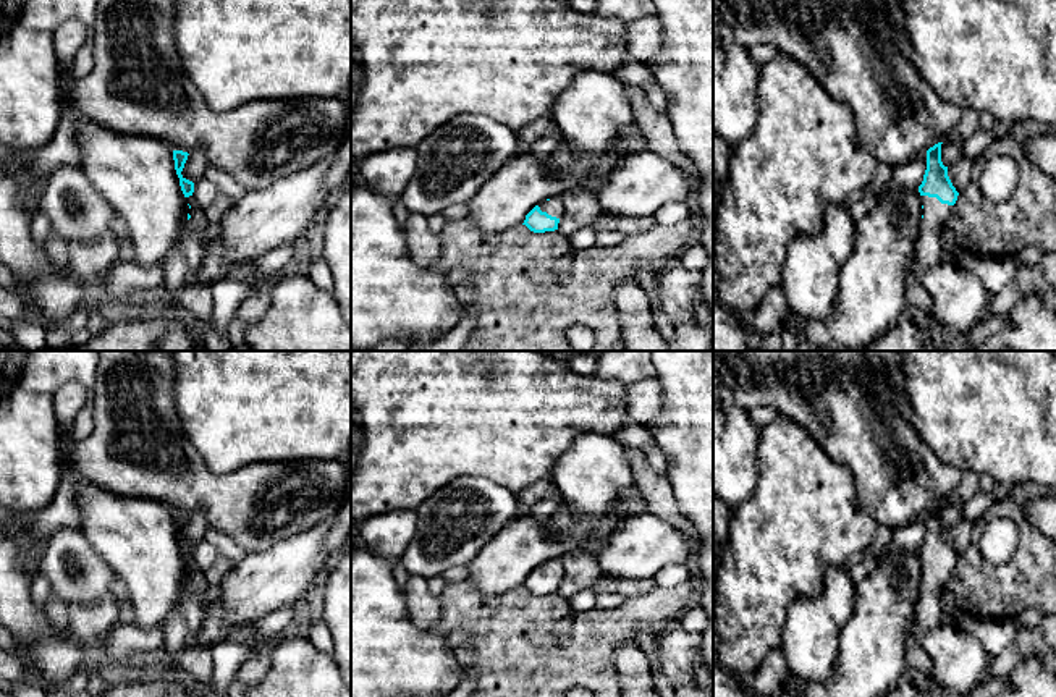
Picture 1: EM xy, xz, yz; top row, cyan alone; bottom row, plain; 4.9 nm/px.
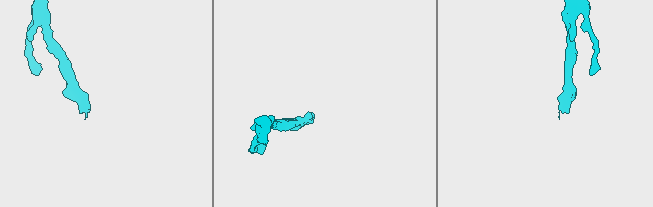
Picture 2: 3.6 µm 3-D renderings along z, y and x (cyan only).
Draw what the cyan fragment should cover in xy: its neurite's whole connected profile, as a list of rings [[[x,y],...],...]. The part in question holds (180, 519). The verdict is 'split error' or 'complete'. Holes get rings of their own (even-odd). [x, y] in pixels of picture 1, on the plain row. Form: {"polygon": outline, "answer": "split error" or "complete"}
{"polygon": [[[173,513],[175,532],[191,574],[188,576],[188,584],[180,594],[178,603],[162,626],[165,648],[168,650],[171,660],[175,660],[205,687],[202,697],[222,697],[213,687],[212,648],[201,645],[191,647],[188,644],[189,639],[201,629],[201,624],[205,618],[204,594],[209,584],[205,574],[192,558],[194,545],[181,537],[188,517],[188,514]]], "answer": "split error"}

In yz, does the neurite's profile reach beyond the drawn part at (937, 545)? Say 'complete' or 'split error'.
split error

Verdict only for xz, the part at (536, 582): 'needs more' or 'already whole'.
needs more

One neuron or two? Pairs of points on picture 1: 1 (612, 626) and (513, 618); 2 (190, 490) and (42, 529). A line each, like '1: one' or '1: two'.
1: one
2: one

